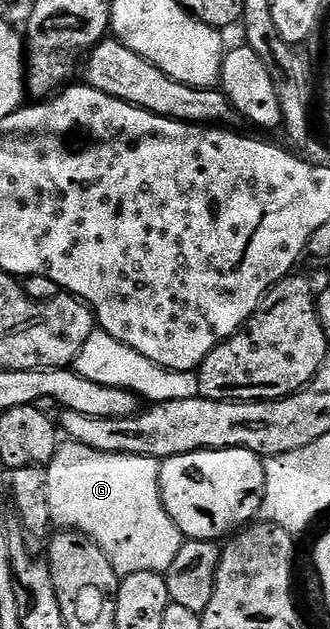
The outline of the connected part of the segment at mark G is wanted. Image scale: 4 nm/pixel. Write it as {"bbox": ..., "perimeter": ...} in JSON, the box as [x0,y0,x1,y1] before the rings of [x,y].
{"bbox":[48,441,184,576],"perimeter":[[[72,441],[59,445],[48,464],[53,521],[94,539],[120,576],[132,572],[165,574],[184,541],[162,503],[157,473],[150,472],[146,478],[146,466],[148,459],[139,454],[109,454]]]}

